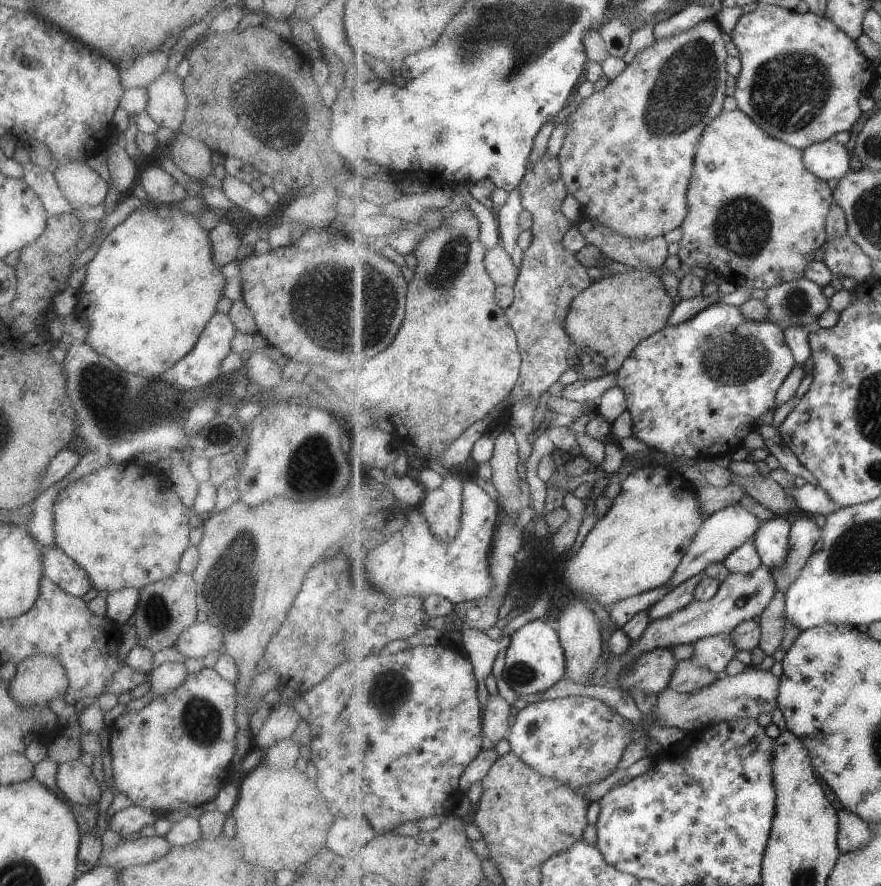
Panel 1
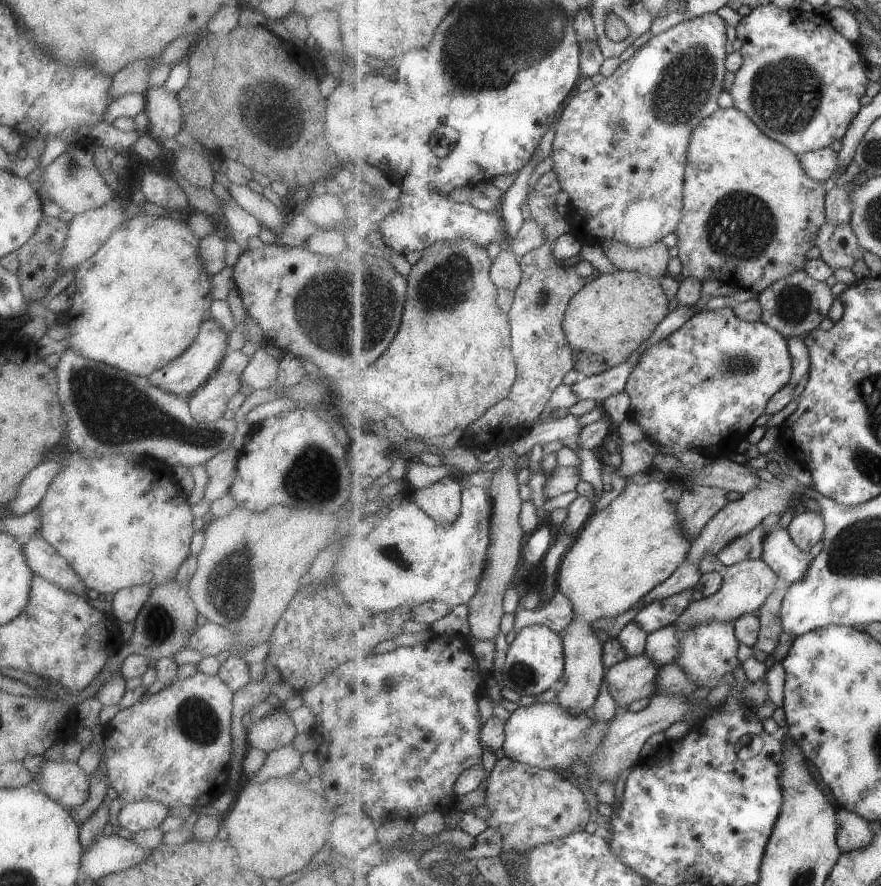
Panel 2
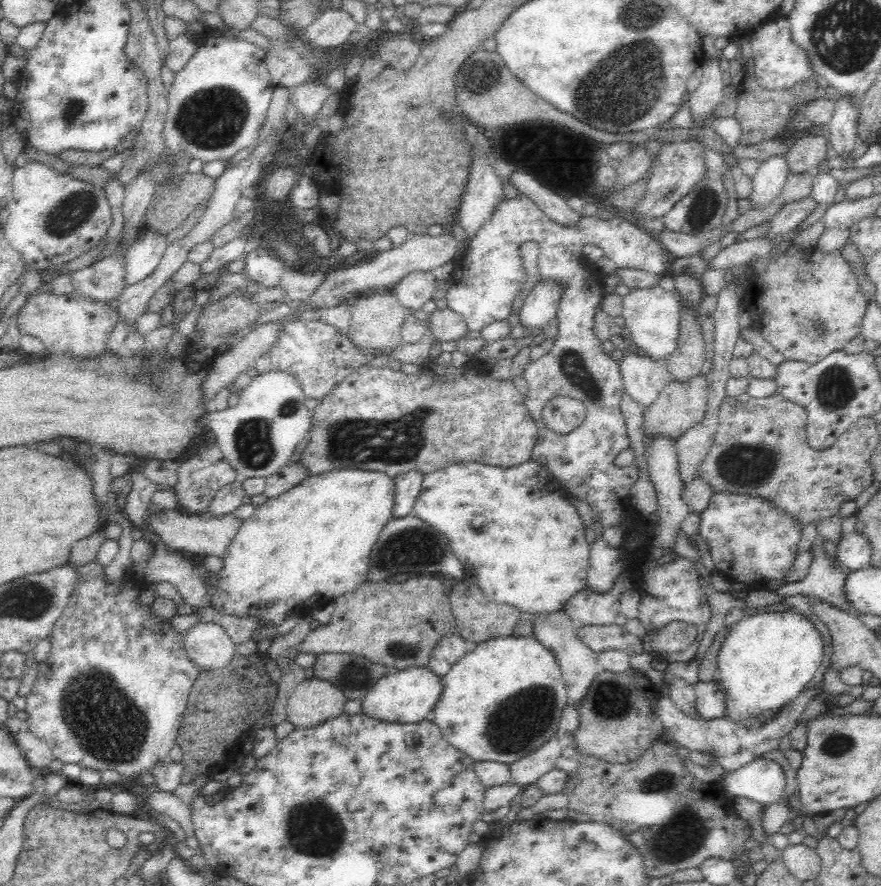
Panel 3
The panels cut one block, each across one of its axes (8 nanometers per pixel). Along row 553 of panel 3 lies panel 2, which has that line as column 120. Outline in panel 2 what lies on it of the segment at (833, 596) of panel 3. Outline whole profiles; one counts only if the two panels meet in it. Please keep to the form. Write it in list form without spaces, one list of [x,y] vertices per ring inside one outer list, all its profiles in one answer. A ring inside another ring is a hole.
[[[157,802],[124,803],[117,816],[118,827],[135,834],[143,829],[158,828],[168,816],[168,808]]]

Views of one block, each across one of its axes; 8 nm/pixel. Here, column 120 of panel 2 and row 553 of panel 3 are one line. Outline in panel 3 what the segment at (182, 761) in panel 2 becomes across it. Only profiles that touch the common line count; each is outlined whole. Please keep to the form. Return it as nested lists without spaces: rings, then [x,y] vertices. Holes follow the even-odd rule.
[[[725,491],[712,493],[708,508],[702,510],[699,517],[698,536],[707,544],[717,572],[731,585],[742,583],[748,592],[750,588],[766,587],[770,581],[780,585],[788,583],[790,567],[792,568],[793,562],[800,554],[798,544],[802,538],[802,526],[793,516],[786,514],[773,502],[760,496]]]

